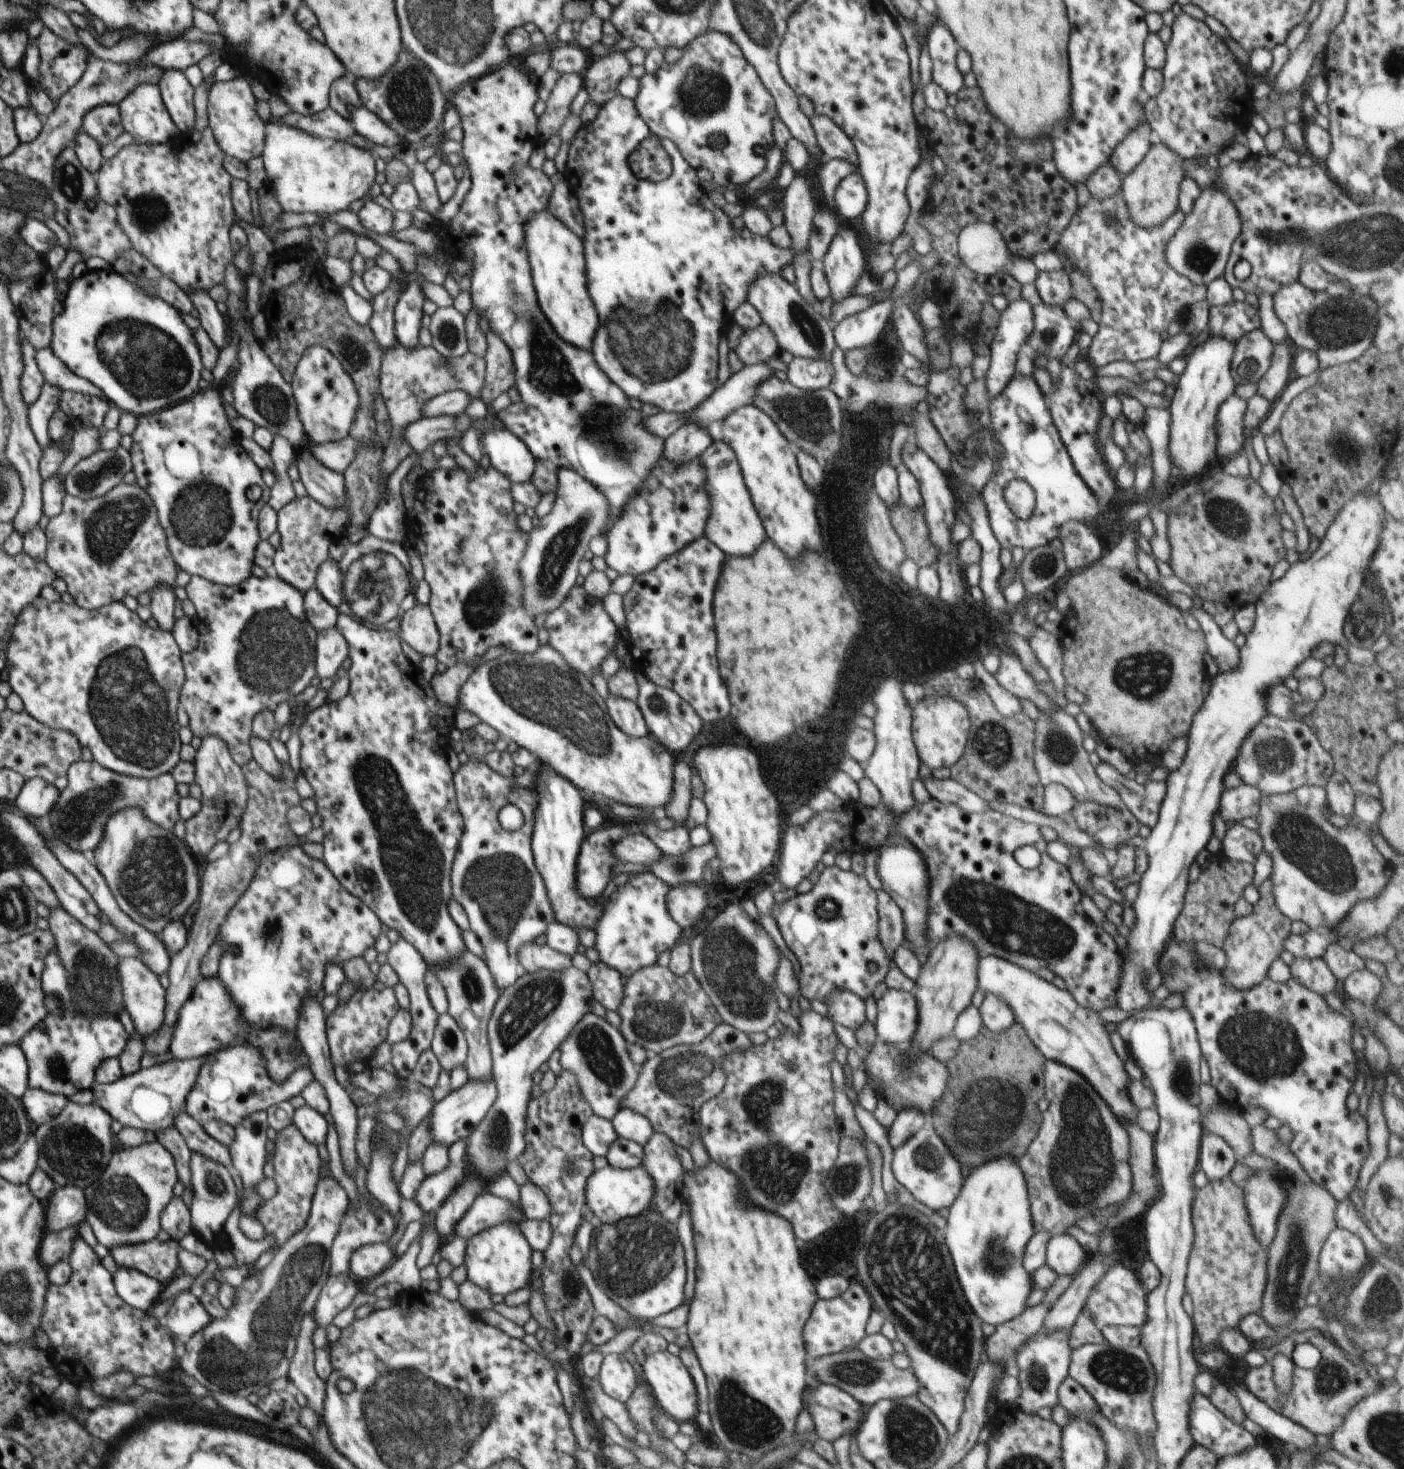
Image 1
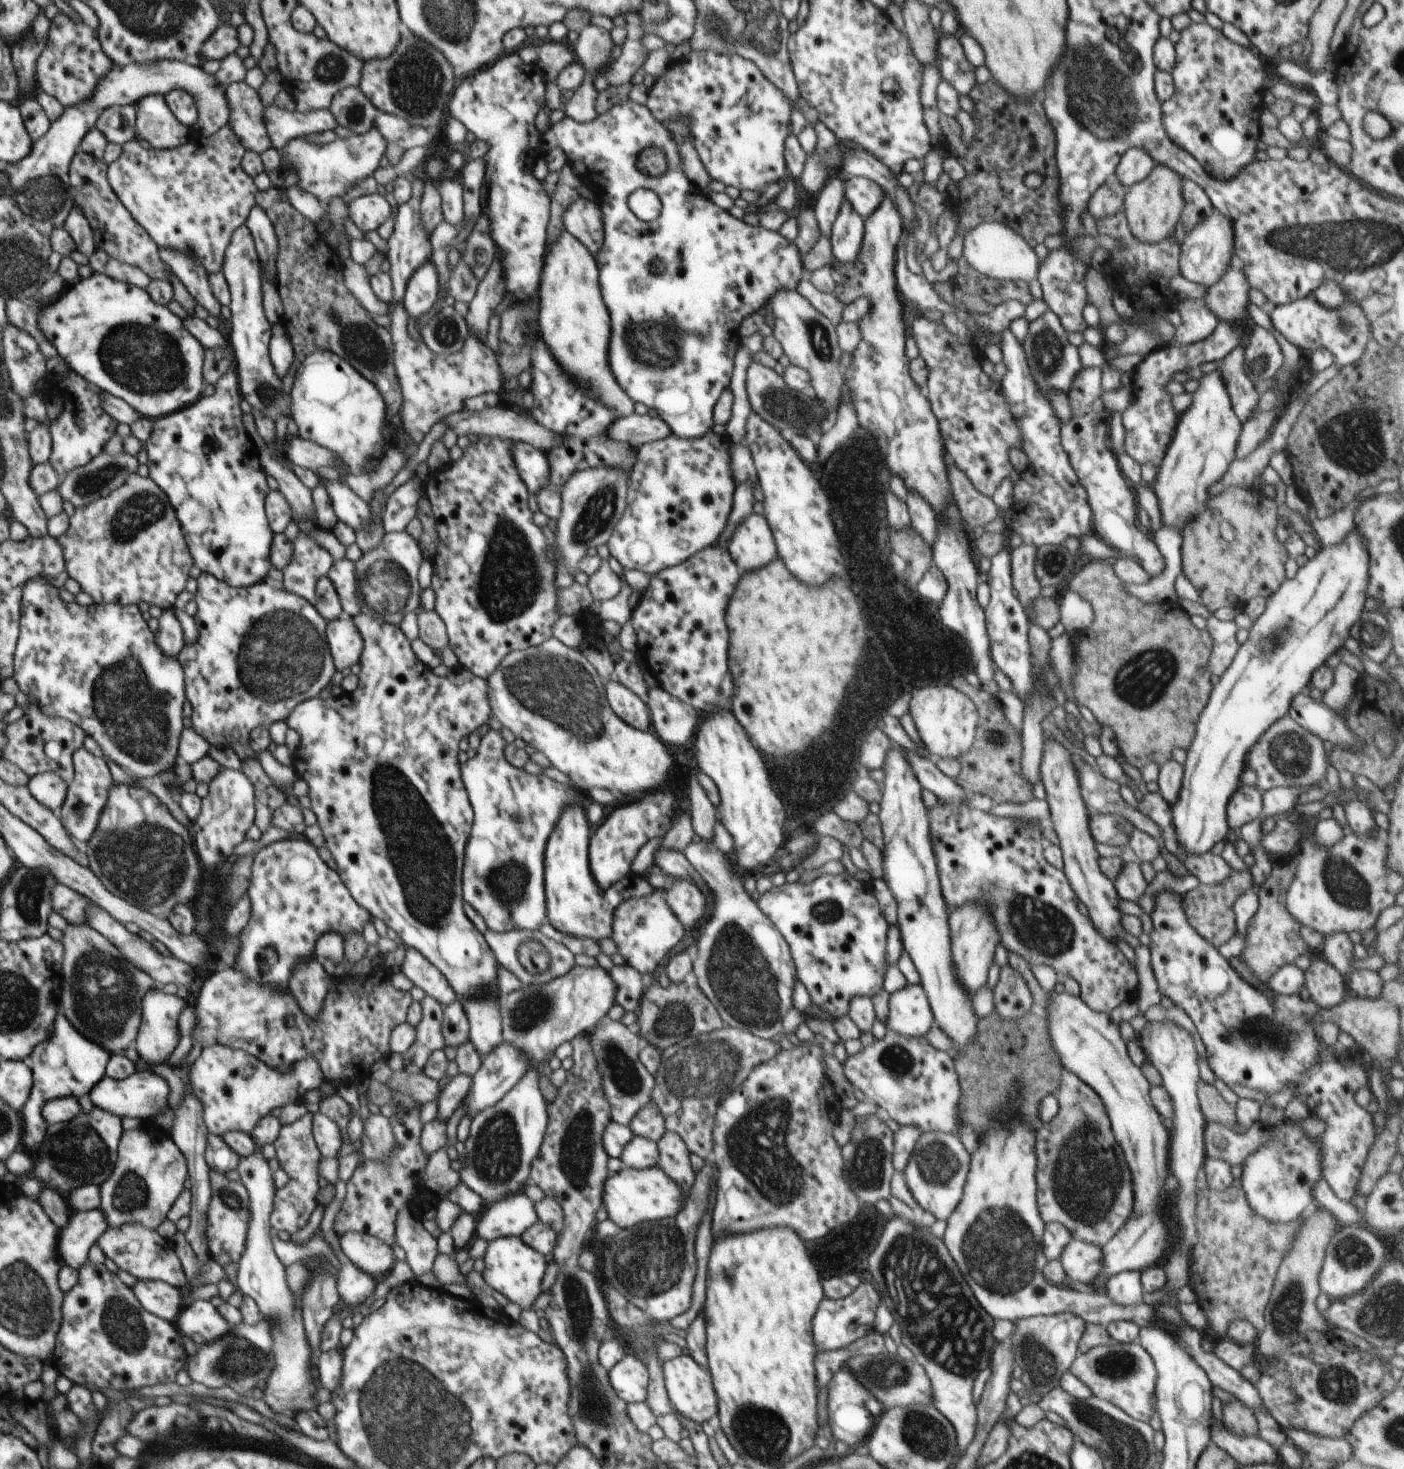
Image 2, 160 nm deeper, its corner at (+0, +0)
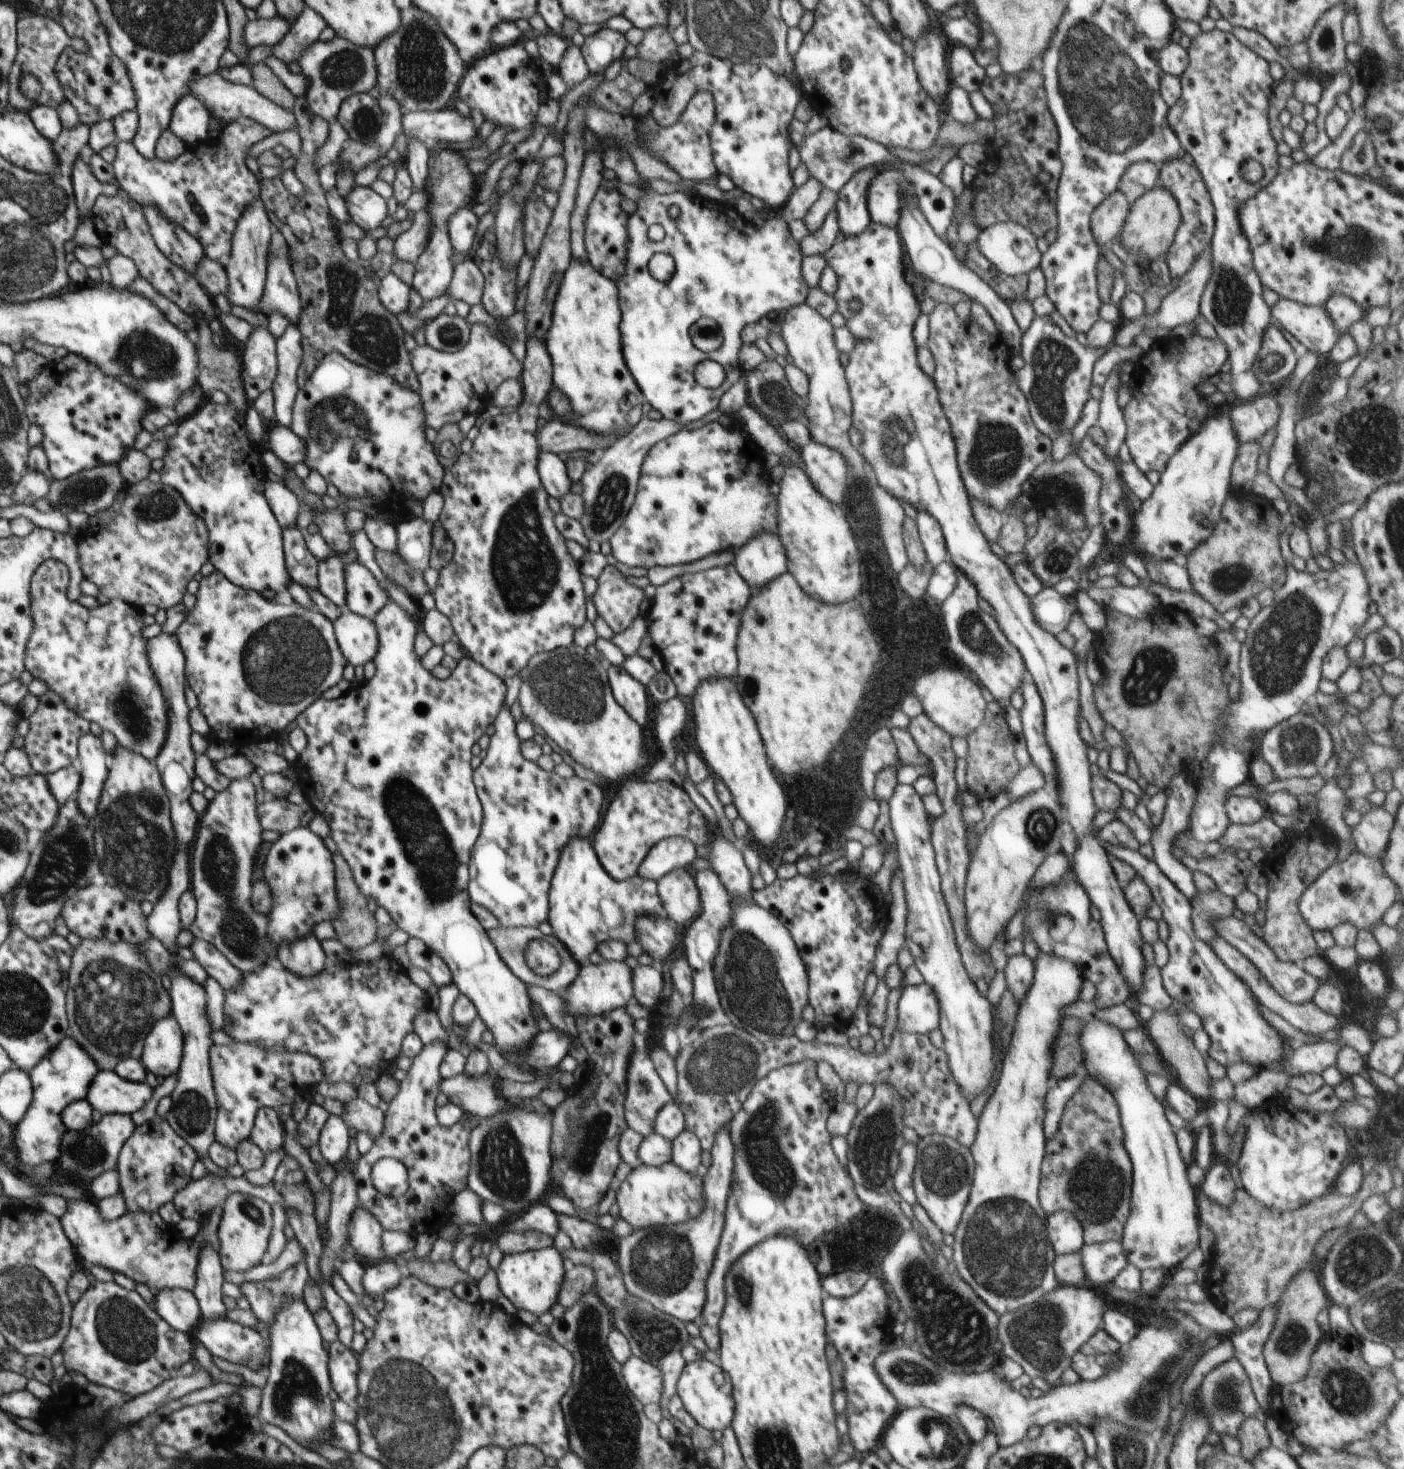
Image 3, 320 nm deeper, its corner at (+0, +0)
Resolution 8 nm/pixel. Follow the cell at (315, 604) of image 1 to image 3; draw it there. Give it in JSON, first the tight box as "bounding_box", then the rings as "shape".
{"bounding_box":[319,555,347,606],"shape":[[[340,555],[319,560],[319,591],[336,606],[347,602],[345,566]]]}

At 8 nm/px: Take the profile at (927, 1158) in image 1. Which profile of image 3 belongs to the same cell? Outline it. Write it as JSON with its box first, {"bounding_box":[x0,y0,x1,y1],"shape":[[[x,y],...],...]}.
{"bounding_box":[913,1134,975,1234],"shape":[[[941,1134],[921,1137],[917,1149],[918,1160],[913,1174],[913,1187],[917,1201],[943,1233],[954,1234],[969,1201],[975,1171],[975,1160],[971,1149]]]}

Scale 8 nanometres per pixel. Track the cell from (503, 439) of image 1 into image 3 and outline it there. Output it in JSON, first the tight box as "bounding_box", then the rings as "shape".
{"bounding_box":[537,451,572,499],"shape":[[[542,451],[537,469],[549,496],[560,499],[571,492],[572,479],[569,477],[565,462],[557,454]]]}

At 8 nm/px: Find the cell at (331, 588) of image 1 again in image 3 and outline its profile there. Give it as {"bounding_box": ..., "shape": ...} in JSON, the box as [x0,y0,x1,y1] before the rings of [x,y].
{"bounding_box":[345,561,390,619],"shape":[[[354,561],[345,566],[345,587],[347,588],[347,606],[348,610],[353,613],[359,614],[363,617],[373,619],[386,603],[390,603],[389,595],[384,588],[380,587],[380,583],[376,581],[376,578],[370,573],[370,570],[364,565]]]}

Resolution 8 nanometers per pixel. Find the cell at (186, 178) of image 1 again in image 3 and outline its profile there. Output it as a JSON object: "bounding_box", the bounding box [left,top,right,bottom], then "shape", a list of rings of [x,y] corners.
{"bounding_box":[112,117,273,266],"shape":[[[242,117],[222,128],[220,143],[214,144],[208,139],[199,145],[188,147],[184,154],[168,162],[161,161],[158,157],[148,159],[139,152],[133,142],[118,141],[115,144],[117,156],[112,164],[116,184],[121,191],[126,191],[136,202],[141,205],[155,206],[161,215],[183,226],[192,236],[196,237],[206,255],[224,266],[230,258],[231,240],[240,215],[246,207],[260,198],[261,193],[260,181],[247,167],[245,158],[252,146],[266,140],[273,140],[273,130],[266,128],[256,120]]]}

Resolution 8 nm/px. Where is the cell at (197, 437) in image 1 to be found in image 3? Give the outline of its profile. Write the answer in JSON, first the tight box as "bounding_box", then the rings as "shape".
{"bounding_box":[160,402,291,590],"shape":[[[206,402],[190,417],[179,421],[177,433],[167,440],[170,447],[163,458],[165,464],[160,476],[162,483],[173,486],[197,515],[200,515],[209,530],[208,560],[216,571],[223,572],[236,586],[246,590],[288,590],[291,576],[288,572],[284,549],[283,528],[276,520],[263,486],[267,480],[267,467],[260,454],[260,444],[248,440],[246,413],[239,413],[228,402],[225,405]]]}

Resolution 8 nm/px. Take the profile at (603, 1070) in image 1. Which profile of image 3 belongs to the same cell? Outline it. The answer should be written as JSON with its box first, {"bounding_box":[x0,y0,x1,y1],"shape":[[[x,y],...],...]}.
{"bounding_box":[625,1033,672,1137],"shape":[[[642,1033],[634,1035],[635,1049],[631,1054],[629,1066],[627,1067],[627,1095],[625,1098],[625,1119],[627,1125],[643,1137],[655,1132],[655,1120],[660,1109],[672,1100],[671,1092],[668,1092],[662,1077],[658,1074],[657,1068],[650,1059],[646,1040]]]}

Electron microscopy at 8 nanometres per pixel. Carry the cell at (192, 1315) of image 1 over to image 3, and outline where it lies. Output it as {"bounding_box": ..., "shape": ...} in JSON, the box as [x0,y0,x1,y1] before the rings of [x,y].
{"bounding_box":[194,1318,270,1370],"shape":[[[228,1318],[202,1319],[194,1335],[212,1355],[234,1364],[243,1364],[252,1370],[260,1370],[270,1364],[267,1337]]]}

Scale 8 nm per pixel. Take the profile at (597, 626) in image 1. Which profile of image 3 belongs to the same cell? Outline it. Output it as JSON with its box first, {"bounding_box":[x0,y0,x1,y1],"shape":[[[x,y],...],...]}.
{"bounding_box":[591,564,646,633],"shape":[[[609,564],[606,565],[597,581],[598,588],[591,599],[598,610],[598,614],[607,618],[614,633],[624,632],[632,624],[632,621],[641,615],[639,606],[643,598],[646,597],[644,589],[630,584],[630,581],[620,573],[617,567]]]}

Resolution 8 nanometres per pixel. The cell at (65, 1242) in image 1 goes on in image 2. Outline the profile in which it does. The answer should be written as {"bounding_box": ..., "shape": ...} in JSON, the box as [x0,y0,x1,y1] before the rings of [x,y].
{"bounding_box":[57,1207,109,1271],"shape":[[[98,1207],[89,1211],[73,1213],[72,1220],[60,1232],[57,1251],[62,1262],[79,1271],[89,1260],[89,1248],[109,1227],[107,1216]]]}

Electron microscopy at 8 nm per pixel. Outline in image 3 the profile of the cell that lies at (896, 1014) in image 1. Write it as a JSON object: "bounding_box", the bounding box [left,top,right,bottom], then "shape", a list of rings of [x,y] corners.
{"bounding_box":[895,985,939,1036],"shape":[[[932,985],[906,986],[897,1004],[895,1031],[928,1036],[939,1022],[939,1000]]]}

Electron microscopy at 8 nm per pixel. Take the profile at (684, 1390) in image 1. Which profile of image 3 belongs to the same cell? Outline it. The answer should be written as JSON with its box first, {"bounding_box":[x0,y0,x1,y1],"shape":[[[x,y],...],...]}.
{"bounding_box":[677,1359,735,1432],"shape":[[[706,1359],[686,1363],[679,1381],[677,1394],[682,1399],[685,1409],[698,1425],[710,1432],[722,1432],[731,1426],[735,1413],[735,1400],[732,1394],[732,1381],[725,1370],[718,1364]]]}

